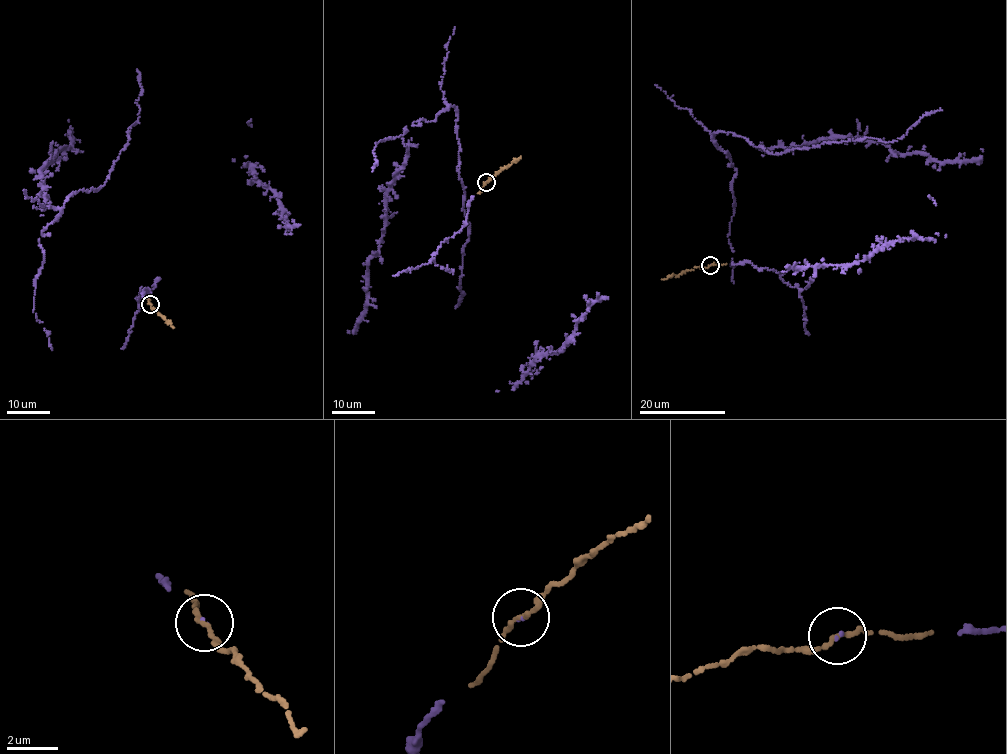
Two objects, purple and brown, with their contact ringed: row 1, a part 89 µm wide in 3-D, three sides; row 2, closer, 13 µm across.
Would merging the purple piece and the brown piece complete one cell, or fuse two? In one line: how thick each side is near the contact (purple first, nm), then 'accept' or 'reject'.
calibres 100 and 190 nm; accept

